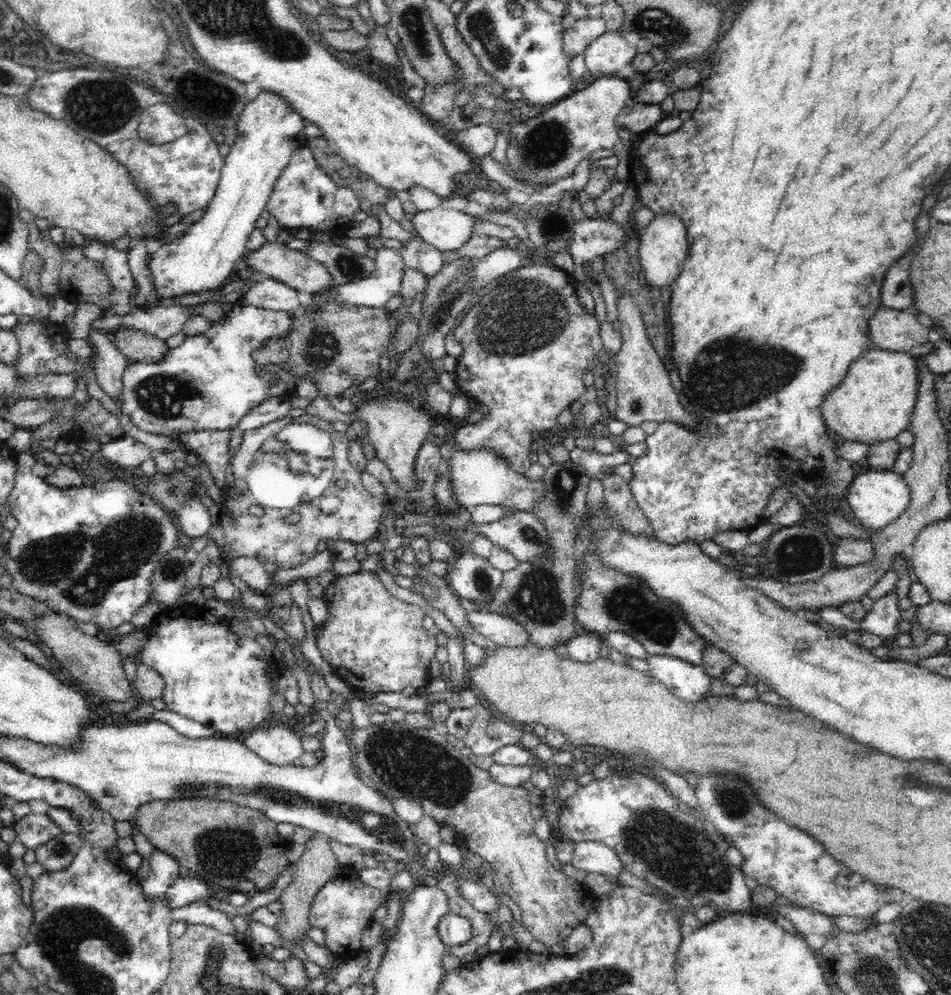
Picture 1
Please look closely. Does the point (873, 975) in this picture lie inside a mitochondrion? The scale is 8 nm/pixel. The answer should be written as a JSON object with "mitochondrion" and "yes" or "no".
{"mitochondrion":"yes"}

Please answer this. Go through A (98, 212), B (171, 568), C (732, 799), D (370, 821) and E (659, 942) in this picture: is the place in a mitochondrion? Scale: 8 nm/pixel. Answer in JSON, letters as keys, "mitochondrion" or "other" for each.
{"A":"other","B":"mitochondrion","C":"mitochondrion","D":"mitochondrion","E":"other"}

